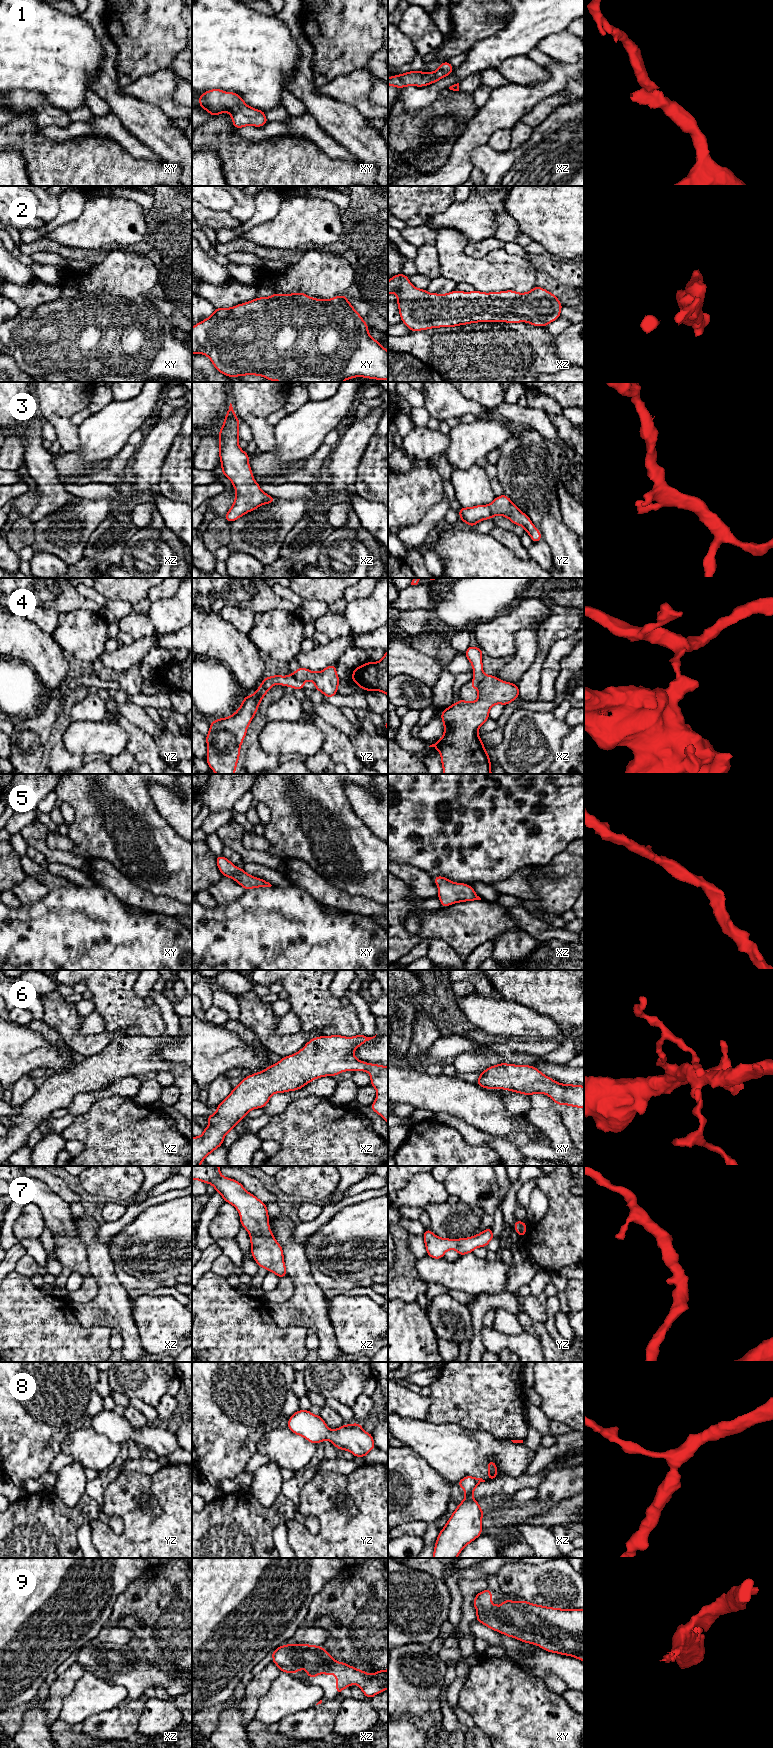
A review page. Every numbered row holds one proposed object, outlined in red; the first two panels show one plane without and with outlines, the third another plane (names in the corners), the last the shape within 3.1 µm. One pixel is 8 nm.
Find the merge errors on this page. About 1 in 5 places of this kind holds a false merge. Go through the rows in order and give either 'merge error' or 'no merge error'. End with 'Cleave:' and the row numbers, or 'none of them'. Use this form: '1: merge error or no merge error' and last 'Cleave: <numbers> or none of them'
1: no merge error
2: no merge error
3: no merge error
4: merge error
5: no merge error
6: no merge error
7: no merge error
8: no merge error
9: no merge error
Cleave: 4

